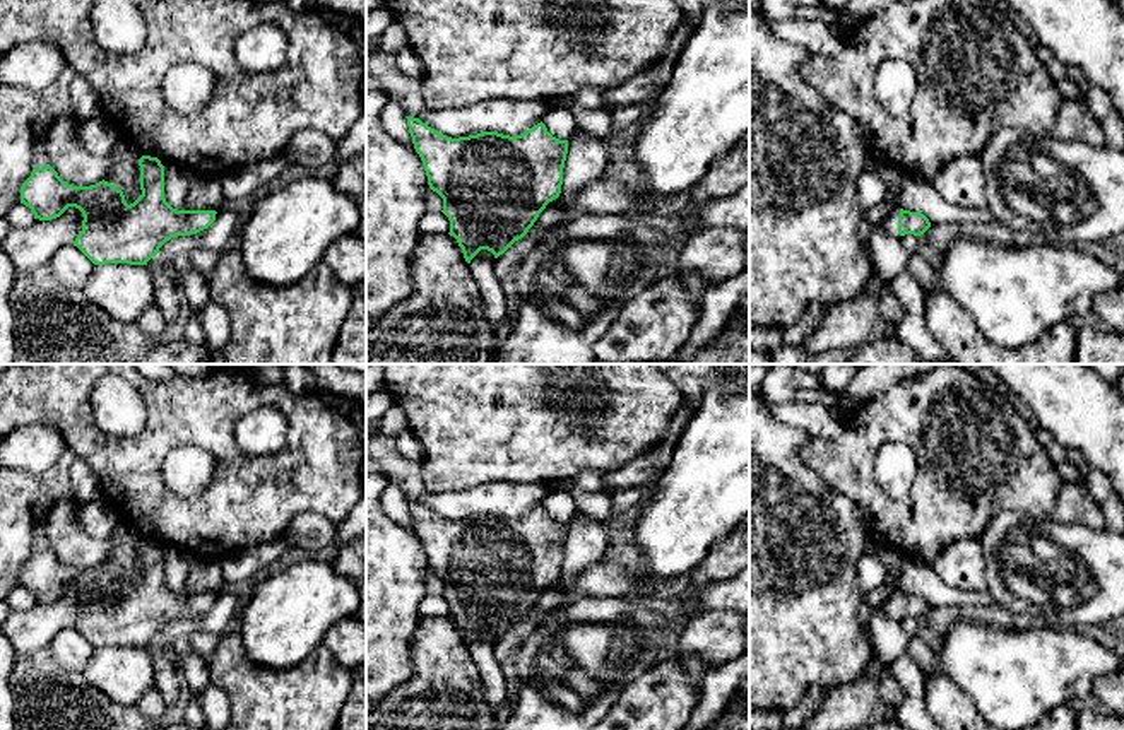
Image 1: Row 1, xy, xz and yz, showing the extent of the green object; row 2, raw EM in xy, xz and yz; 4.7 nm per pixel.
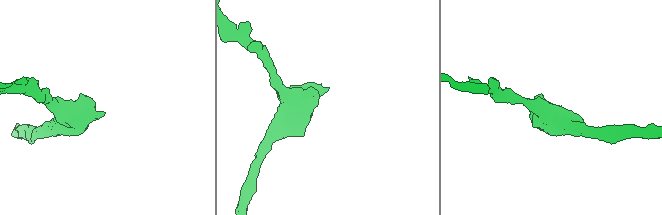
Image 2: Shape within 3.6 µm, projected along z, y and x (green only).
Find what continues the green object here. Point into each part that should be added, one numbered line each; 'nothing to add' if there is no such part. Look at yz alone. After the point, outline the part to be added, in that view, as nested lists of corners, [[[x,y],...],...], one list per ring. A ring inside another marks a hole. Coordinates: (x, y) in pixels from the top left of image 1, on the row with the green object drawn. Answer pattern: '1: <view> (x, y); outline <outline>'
1: yz (890, 224); outline [[[900,209],[895,210],[891,215],[888,215],[888,217],[881,222],[881,227],[883,227],[890,236],[895,236],[895,238],[900,238],[900,234],[898,234],[898,215],[900,215]]]

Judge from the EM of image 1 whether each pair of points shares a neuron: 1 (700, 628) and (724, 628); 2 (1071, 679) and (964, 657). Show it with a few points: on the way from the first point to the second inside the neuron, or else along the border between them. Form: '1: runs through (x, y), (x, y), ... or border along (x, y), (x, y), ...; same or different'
1: runs through (705, 628), (719, 628); same
2: runs through (1044, 671), (1001, 671), (991, 664); same

